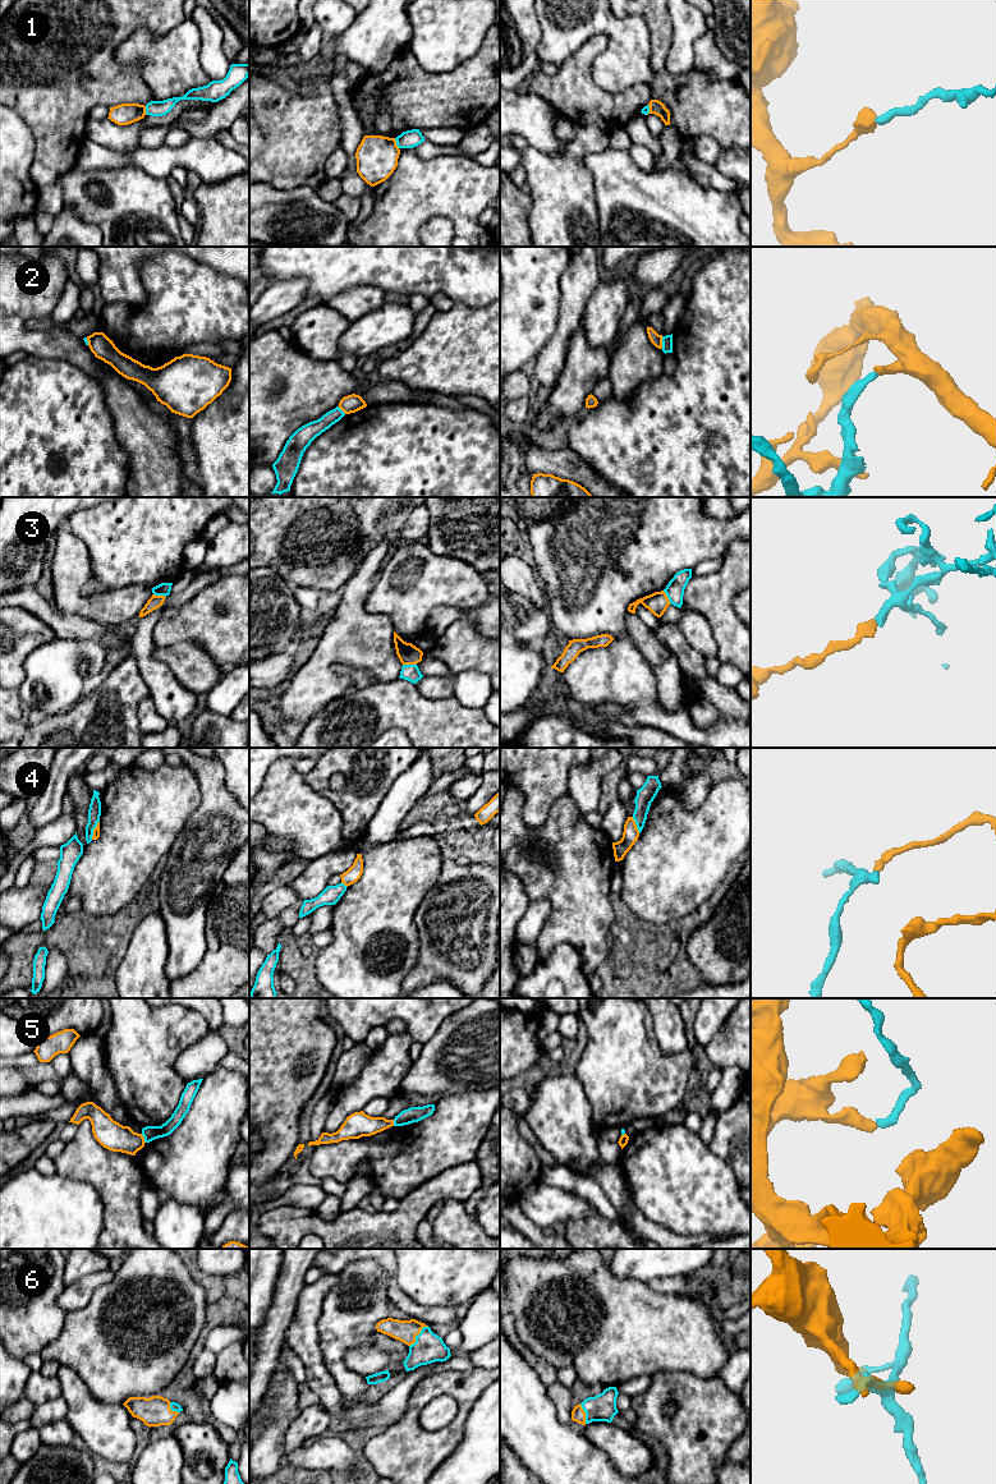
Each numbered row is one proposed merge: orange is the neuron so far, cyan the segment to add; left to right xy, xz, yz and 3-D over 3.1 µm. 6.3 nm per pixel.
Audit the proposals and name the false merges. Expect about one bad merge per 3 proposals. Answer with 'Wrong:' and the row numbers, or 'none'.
Wrong: 1, 2, 3, 4, 5

